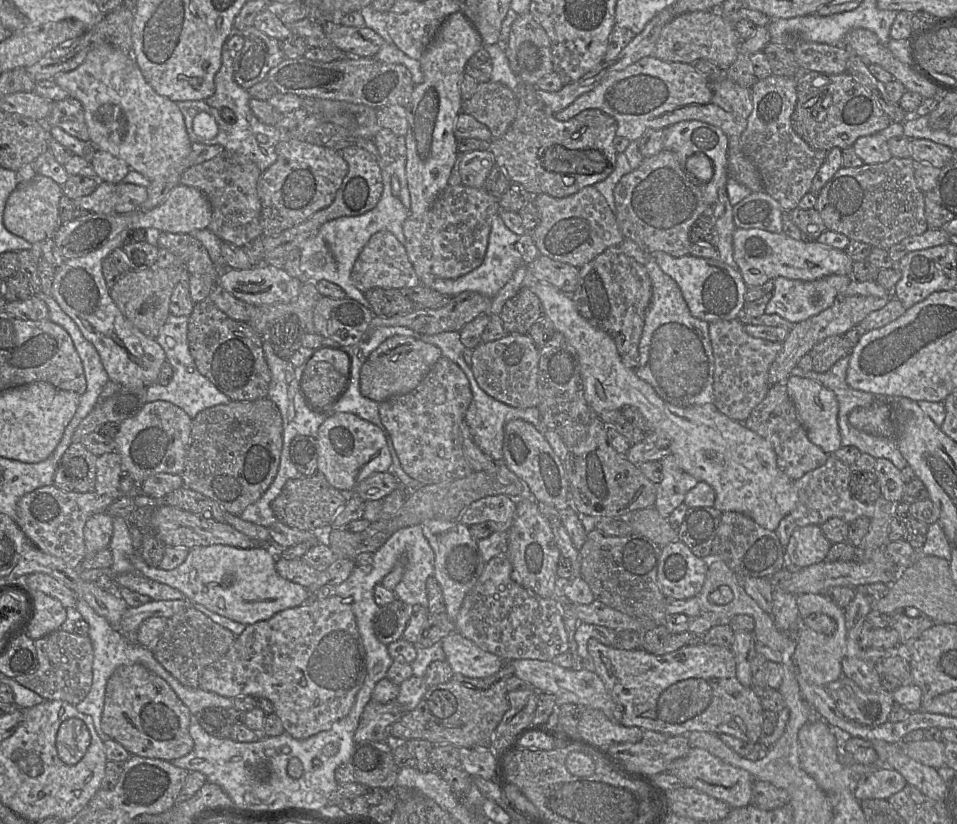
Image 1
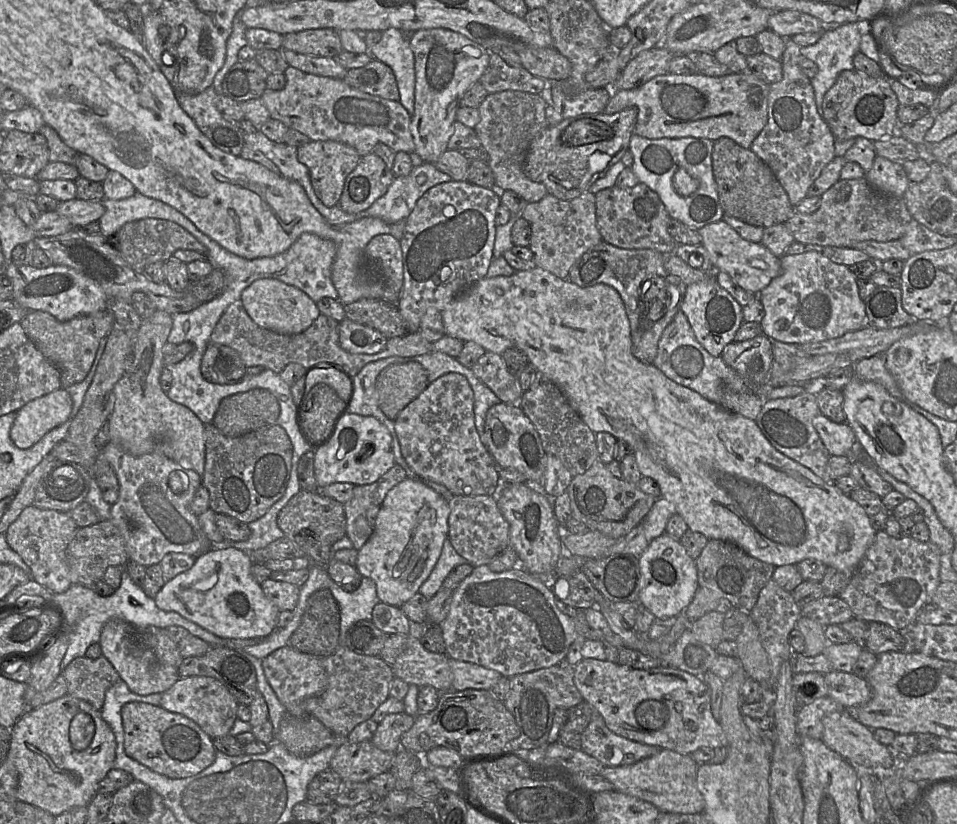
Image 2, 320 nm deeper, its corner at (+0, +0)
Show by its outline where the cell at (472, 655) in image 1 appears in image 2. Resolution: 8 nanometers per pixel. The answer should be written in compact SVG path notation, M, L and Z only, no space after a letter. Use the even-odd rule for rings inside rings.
M409 637L407 648L391 665L395 677L407 684L432 686L438 691L451 689L453 673L447 654L432 653L420 641Z

